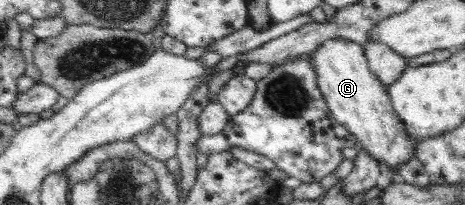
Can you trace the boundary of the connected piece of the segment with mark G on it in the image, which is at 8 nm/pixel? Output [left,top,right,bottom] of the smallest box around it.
[308,38,414,171]

